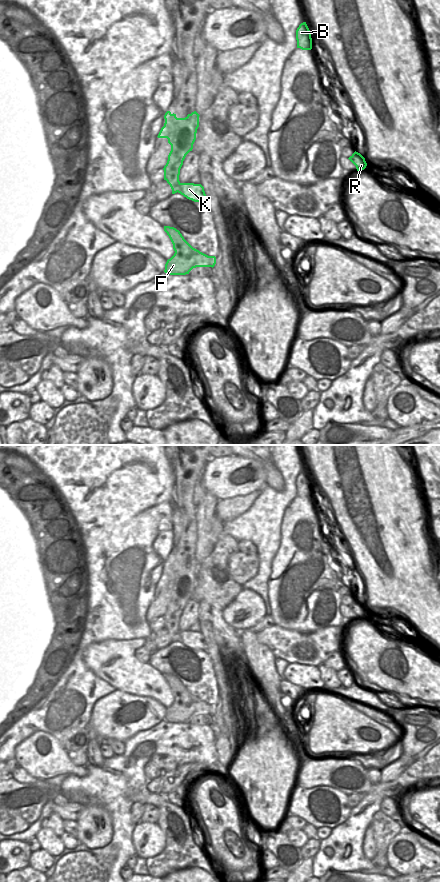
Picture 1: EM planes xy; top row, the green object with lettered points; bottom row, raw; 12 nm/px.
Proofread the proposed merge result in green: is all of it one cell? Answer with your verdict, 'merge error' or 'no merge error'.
merge error

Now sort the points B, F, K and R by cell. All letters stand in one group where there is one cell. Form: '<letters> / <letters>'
B F R / K

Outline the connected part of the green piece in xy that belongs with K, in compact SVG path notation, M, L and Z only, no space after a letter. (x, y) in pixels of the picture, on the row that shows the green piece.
M180 183L179 193L194 202L207 202L207 196L201 184Z

